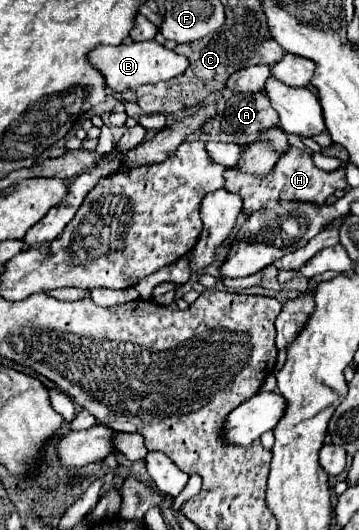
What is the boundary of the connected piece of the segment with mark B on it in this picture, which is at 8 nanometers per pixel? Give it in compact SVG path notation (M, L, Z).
M141 41L131 45L117 45L117 47L97 47L89 53L89 61L105 75L107 85L113 91L135 91L141 85L147 83L159 83L169 81L177 75L183 75L189 67L189 59L185 55L177 55L175 51L167 49L165 45L159 45L157 41Z

